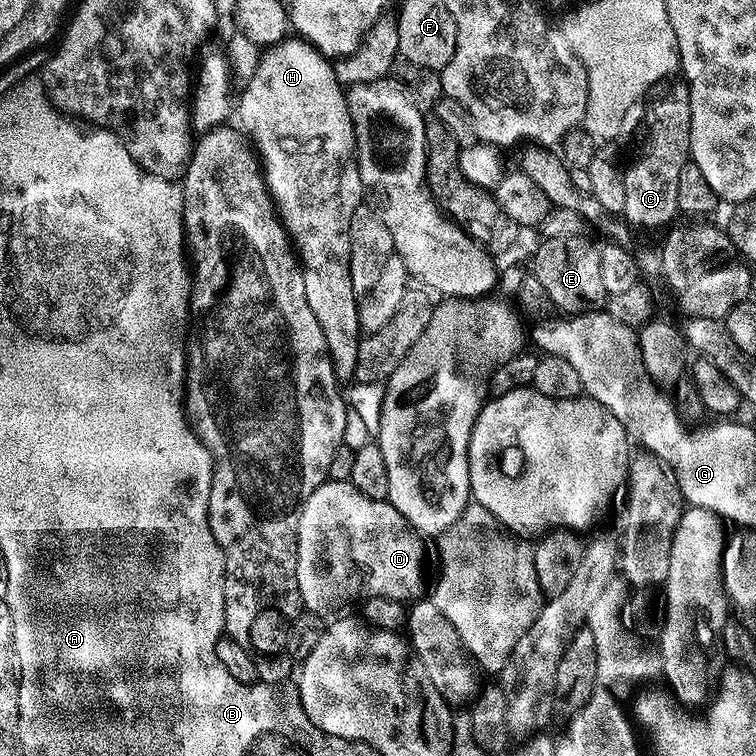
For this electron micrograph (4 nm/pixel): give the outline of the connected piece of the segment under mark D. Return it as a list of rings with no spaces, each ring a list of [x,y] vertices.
[[[325,480],[322,486],[318,486],[318,490],[314,490],[314,494],[310,494],[310,498],[306,498],[306,502],[300,508],[300,517],[298,518],[297,582],[303,611],[325,614],[324,612],[332,612],[335,608],[340,608],[343,604],[350,603],[351,600],[360,602],[369,596],[381,596],[382,598],[390,598],[401,602],[415,602],[421,599],[425,595],[423,543],[425,544],[425,541],[412,531],[411,526],[402,518],[402,514],[398,514],[398,510],[394,510],[394,506],[389,504],[387,500],[368,499],[347,480]]]

